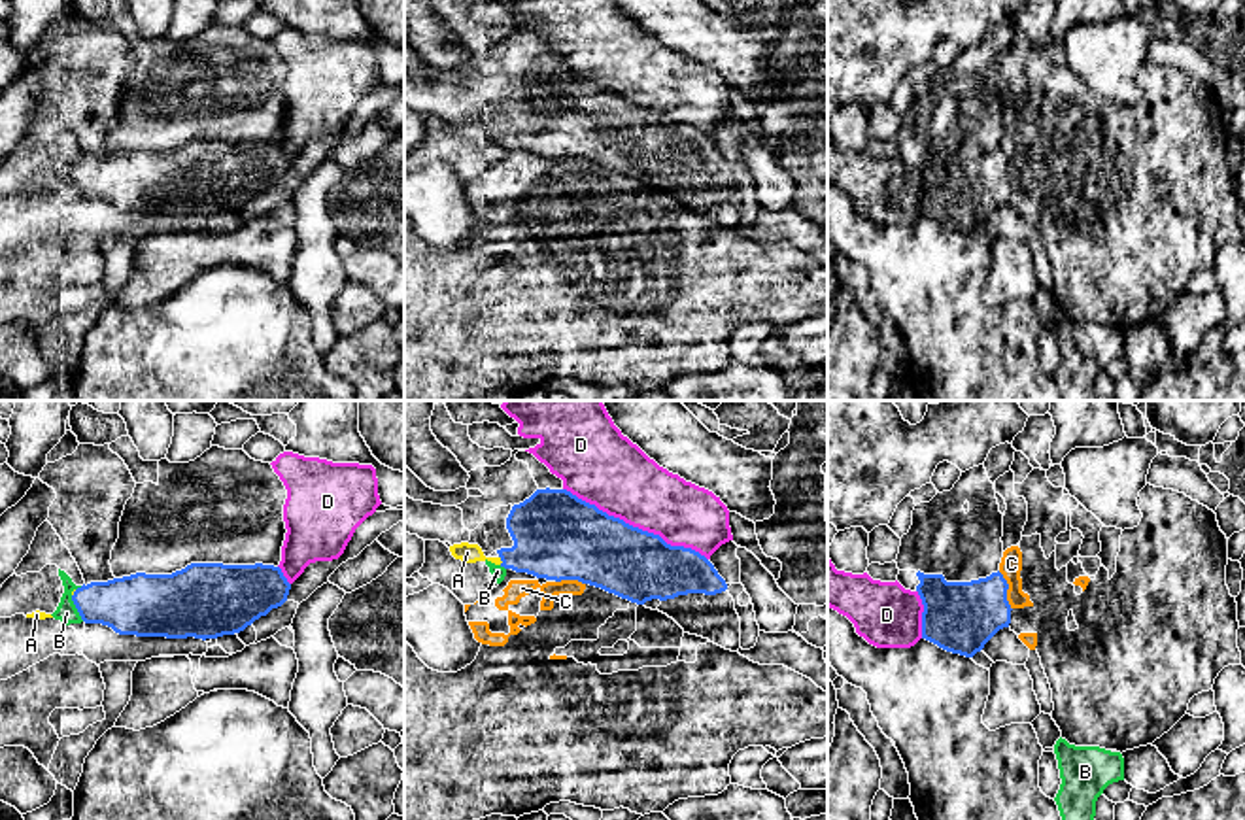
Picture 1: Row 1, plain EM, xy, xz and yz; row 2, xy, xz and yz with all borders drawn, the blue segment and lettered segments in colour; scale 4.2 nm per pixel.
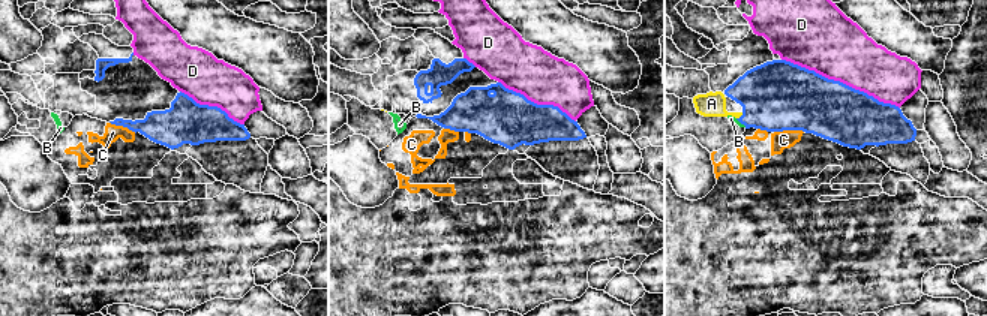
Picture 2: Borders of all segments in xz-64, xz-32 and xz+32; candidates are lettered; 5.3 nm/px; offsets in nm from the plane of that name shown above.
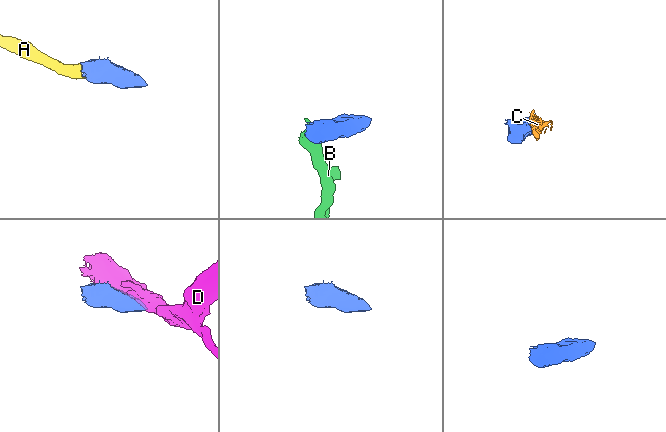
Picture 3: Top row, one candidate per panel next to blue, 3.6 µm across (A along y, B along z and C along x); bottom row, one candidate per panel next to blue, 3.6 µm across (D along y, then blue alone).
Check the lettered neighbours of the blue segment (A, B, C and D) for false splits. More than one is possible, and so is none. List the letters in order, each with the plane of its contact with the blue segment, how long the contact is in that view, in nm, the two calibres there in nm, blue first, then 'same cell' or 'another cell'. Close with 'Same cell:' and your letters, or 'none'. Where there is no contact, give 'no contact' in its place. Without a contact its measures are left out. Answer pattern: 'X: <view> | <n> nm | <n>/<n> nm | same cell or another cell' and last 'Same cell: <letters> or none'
A: xz | 40 nm | 360/80 nm | same cell
B: xy | 130 nm | 260/90 nm | another cell
C: yz | 180 nm | 300/100 nm | another cell
D: xz | 700 nm | 320/320 nm | another cell
Same cell: A

